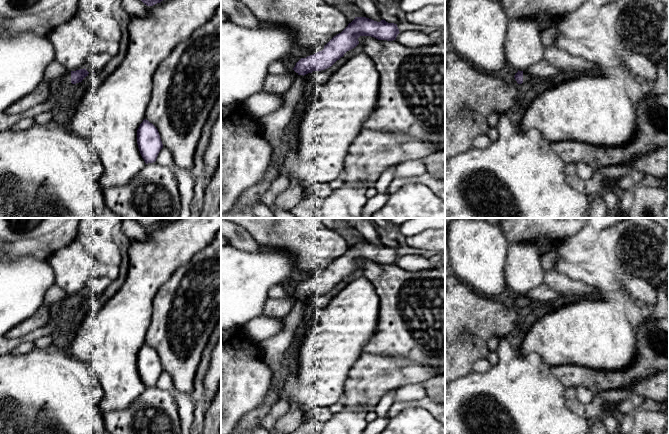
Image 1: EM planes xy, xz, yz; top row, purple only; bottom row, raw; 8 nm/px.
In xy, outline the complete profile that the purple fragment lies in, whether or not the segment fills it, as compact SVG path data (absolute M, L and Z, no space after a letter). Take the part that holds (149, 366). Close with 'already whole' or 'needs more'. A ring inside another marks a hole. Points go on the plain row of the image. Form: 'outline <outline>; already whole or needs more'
outline M144 343L137 354L137 368L145 387L156 385L163 368L157 352Z; already whole

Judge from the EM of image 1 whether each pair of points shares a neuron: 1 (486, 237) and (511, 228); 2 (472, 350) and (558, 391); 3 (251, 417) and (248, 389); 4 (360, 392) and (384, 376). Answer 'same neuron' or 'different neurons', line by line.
1: different neurons
2: different neurons
3: different neurons
4: same neuron

